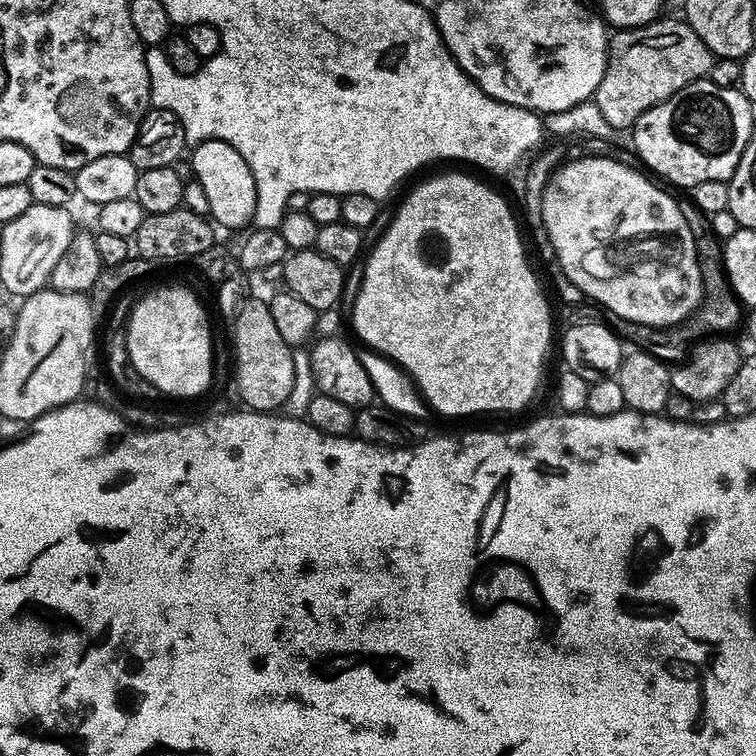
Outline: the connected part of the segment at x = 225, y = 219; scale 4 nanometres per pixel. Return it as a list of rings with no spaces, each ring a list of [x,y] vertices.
[[[204,140],[201,144],[195,145],[191,152],[192,172],[204,191],[204,200],[208,203],[207,215],[224,228],[247,229],[256,215],[256,191],[254,174],[250,174],[246,158],[242,158],[242,154],[234,150],[234,146],[221,140]]]

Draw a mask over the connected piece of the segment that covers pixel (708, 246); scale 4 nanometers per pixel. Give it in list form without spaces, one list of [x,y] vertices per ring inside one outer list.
[[[688,194],[679,197],[678,210],[682,210],[682,218],[686,218],[686,226],[690,226],[690,234],[694,234],[696,257],[700,263],[700,273],[704,283],[704,299],[682,323],[674,324],[670,328],[651,328],[645,324],[630,322],[617,316],[612,316],[610,320],[611,327],[621,341],[627,342],[633,349],[652,352],[665,362],[679,361],[689,351],[690,346],[705,338],[731,333],[728,331],[736,323],[737,327],[742,320],[742,312],[740,316],[742,305],[735,292],[732,291],[732,284],[728,280],[728,272],[724,268],[722,241],[714,234],[710,217],[702,210],[698,210],[698,206]]]

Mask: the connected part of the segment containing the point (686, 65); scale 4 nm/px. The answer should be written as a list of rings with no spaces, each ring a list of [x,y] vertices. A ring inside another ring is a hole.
[[[657,18],[650,24],[642,25],[641,28],[622,28],[611,33],[606,70],[602,74],[602,82],[598,82],[594,102],[598,110],[602,110],[602,115],[606,118],[606,122],[610,122],[612,128],[631,129],[632,125],[638,122],[638,118],[646,114],[646,110],[678,94],[678,90],[690,86],[694,81],[707,77],[714,57],[706,42],[702,42],[702,38],[698,38],[698,34],[694,34],[694,30],[683,19],[664,19]]]

